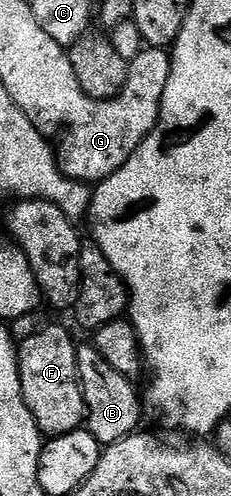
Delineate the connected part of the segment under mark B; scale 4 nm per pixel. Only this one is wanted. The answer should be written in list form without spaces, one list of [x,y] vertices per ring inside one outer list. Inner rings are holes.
[[[92,344],[78,346],[78,383],[82,385],[82,395],[86,401],[84,426],[95,443],[108,447],[139,429],[138,420],[144,406],[139,391],[138,394],[134,391],[135,383],[116,372],[116,368],[112,368],[112,364],[108,364],[108,360],[104,360]]]

